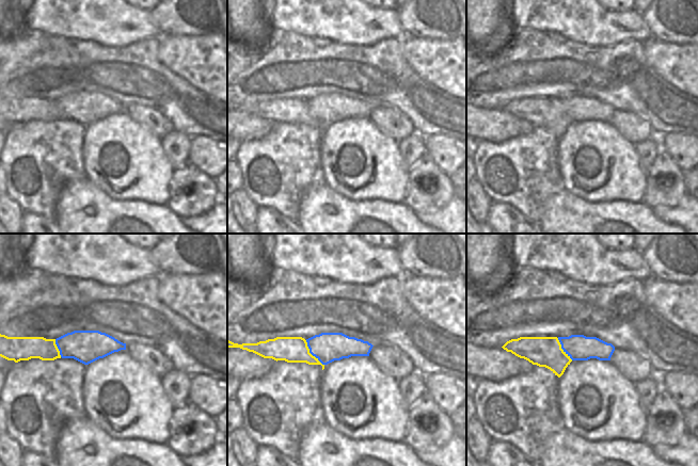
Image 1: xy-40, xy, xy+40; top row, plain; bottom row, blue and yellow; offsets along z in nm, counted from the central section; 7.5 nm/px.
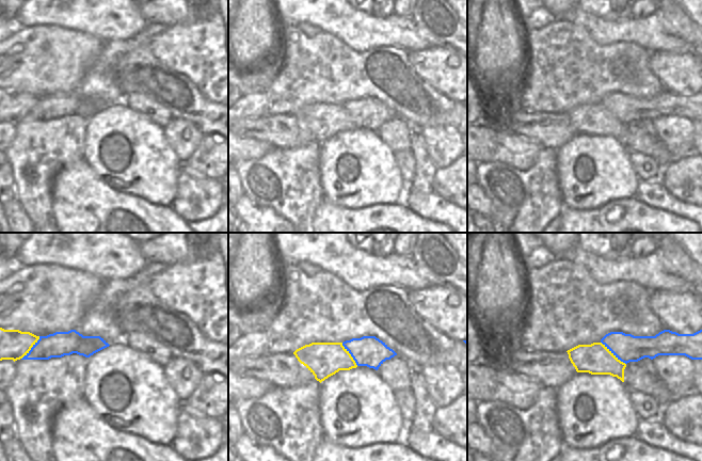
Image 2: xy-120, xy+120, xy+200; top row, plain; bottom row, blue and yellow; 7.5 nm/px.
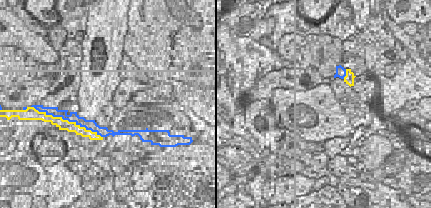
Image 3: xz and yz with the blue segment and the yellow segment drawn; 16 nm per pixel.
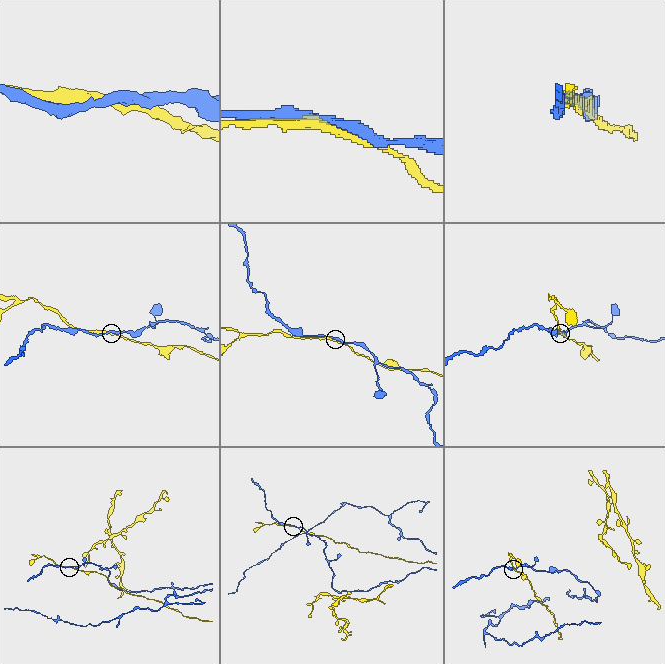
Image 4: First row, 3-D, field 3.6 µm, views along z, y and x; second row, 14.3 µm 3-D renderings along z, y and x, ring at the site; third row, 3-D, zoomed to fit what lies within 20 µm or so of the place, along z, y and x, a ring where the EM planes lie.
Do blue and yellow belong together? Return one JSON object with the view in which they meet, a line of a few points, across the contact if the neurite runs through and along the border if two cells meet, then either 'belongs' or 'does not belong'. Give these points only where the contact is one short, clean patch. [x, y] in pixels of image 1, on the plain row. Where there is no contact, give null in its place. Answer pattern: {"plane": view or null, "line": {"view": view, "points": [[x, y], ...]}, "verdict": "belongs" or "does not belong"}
{"plane": "xy", "verdict": "does not belong"}

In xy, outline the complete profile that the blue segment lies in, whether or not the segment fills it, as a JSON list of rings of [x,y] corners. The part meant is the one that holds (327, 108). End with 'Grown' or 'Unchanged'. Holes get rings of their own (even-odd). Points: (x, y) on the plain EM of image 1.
[[[321,94],[306,100],[310,114],[322,126],[351,117],[369,117],[372,106],[343,94]]]. Unchanged.

